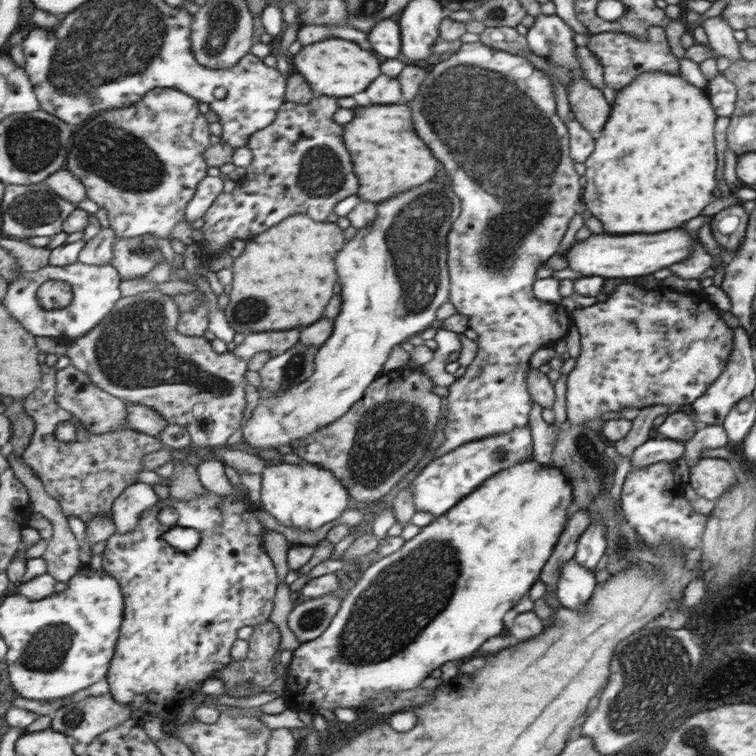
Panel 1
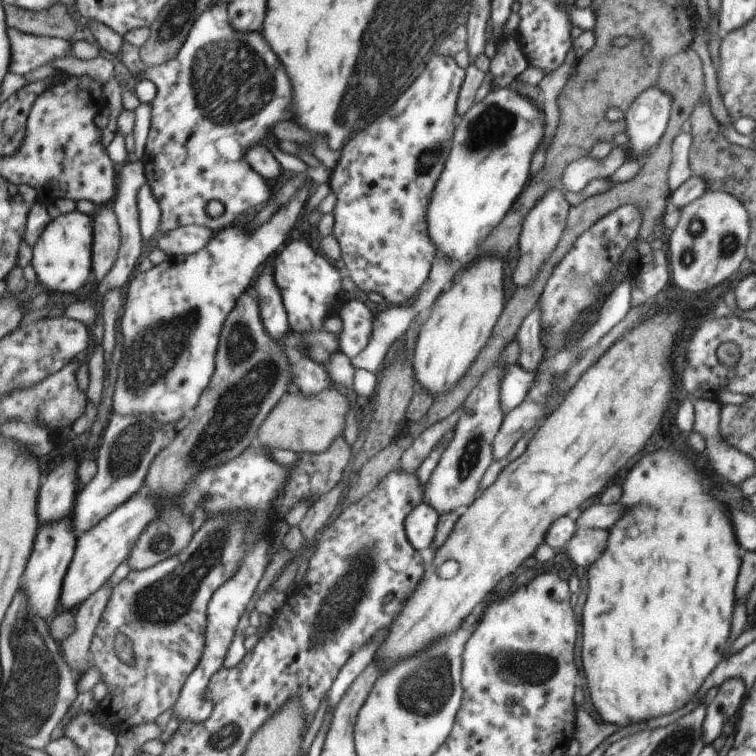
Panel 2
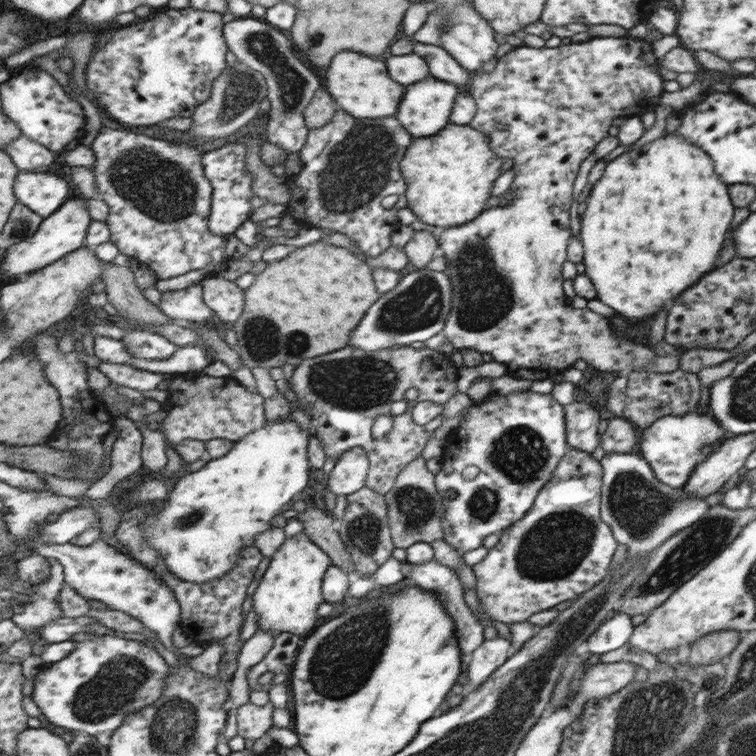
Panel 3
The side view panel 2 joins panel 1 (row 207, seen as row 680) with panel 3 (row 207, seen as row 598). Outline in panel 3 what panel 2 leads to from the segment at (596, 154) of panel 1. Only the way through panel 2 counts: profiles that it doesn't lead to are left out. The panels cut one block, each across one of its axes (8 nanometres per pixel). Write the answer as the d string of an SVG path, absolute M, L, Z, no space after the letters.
M664 132L663 136L647 142L647 144L628 151L623 151L614 159L606 162L603 167L601 178L592 184L591 190L584 202L584 210L580 215L580 234L578 239L582 244L582 263L584 264L584 275L590 278L591 284L596 290L596 298L599 302L606 304L619 315L630 318L631 322L643 320L647 316L654 316L659 308L663 308L663 304L671 298L675 298L677 294L681 294L687 286L691 286L693 282L697 282L705 272L709 272L713 268L713 262L719 254L719 248L725 240L727 228L731 224L731 214L733 214L733 206L729 202L727 196L727 186L717 178L717 174L713 172L712 159L709 154L702 151L697 145L687 142L685 138L677 136L675 132Z

